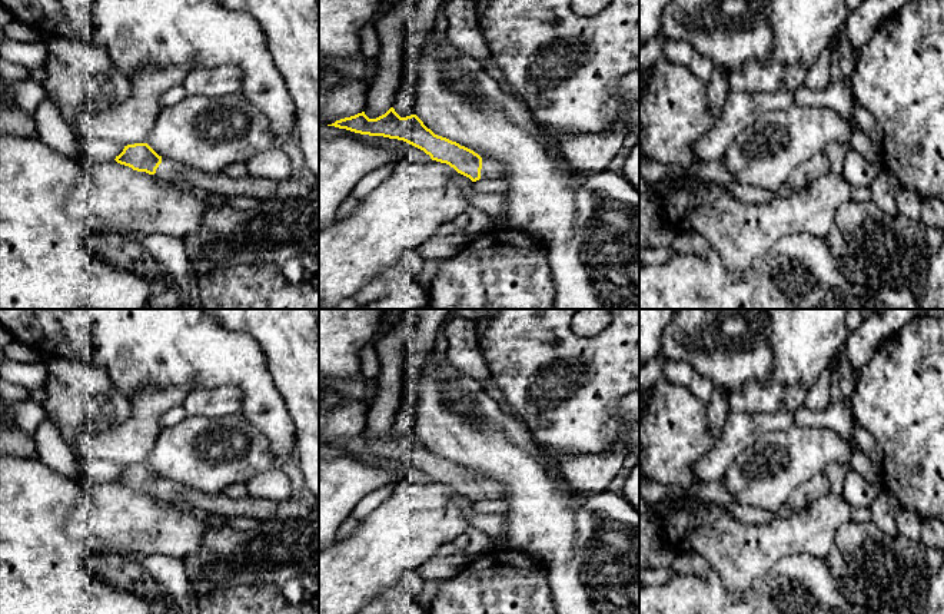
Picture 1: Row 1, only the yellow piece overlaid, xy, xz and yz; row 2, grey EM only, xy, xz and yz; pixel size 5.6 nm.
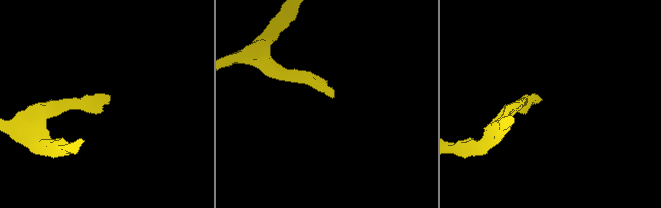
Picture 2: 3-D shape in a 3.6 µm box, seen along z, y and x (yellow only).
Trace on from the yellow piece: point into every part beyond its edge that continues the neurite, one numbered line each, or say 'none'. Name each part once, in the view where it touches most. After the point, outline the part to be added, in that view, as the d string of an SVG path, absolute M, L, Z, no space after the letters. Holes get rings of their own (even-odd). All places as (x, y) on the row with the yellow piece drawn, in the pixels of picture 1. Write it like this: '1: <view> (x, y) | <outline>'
1: xz (489, 168) | M482 157L481 177L503 179L505 169L495 160Z

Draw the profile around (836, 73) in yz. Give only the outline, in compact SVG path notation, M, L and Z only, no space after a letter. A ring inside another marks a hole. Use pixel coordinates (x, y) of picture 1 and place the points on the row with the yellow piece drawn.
M835 39L830 44L830 49L832 50L832 62L831 62L831 83L841 80L841 70L840 70L840 52L835 43Z

